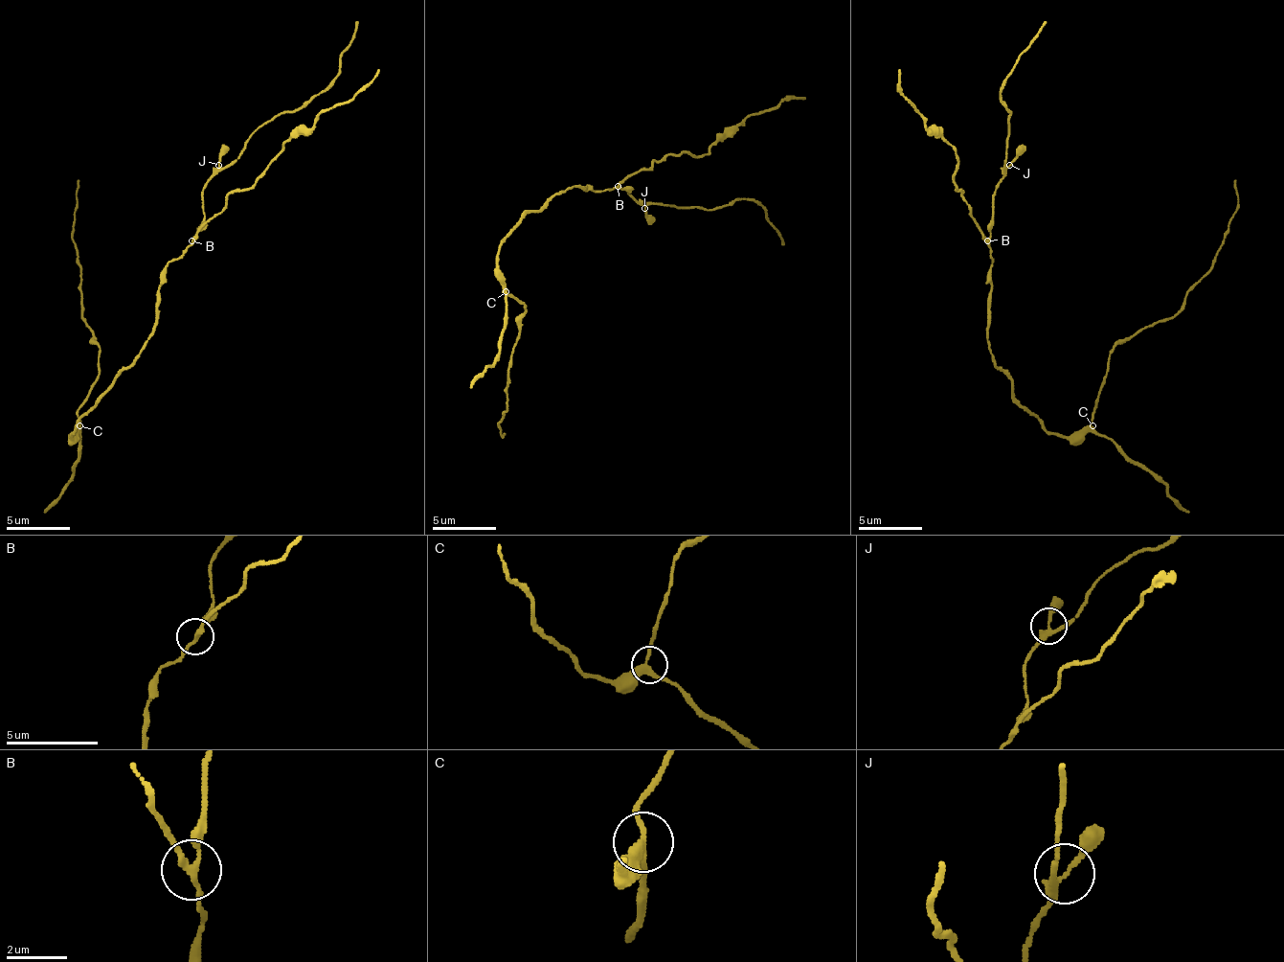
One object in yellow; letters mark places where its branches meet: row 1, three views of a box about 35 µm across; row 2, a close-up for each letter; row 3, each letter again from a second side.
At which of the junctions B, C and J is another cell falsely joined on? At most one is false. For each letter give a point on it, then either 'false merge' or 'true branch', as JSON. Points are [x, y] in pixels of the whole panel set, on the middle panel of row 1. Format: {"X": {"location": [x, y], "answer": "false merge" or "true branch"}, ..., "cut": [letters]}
{"B": {"location": [618, 186], "answer": "false merge"}, "C": {"location": [506, 291], "answer": "true branch"}, "J": {"location": [644, 208], "answer": "true branch"}, "cut": ["B"]}

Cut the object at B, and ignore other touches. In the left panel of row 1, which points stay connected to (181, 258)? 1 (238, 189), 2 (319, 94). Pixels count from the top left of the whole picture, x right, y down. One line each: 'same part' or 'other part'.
1: other part
2: same part

